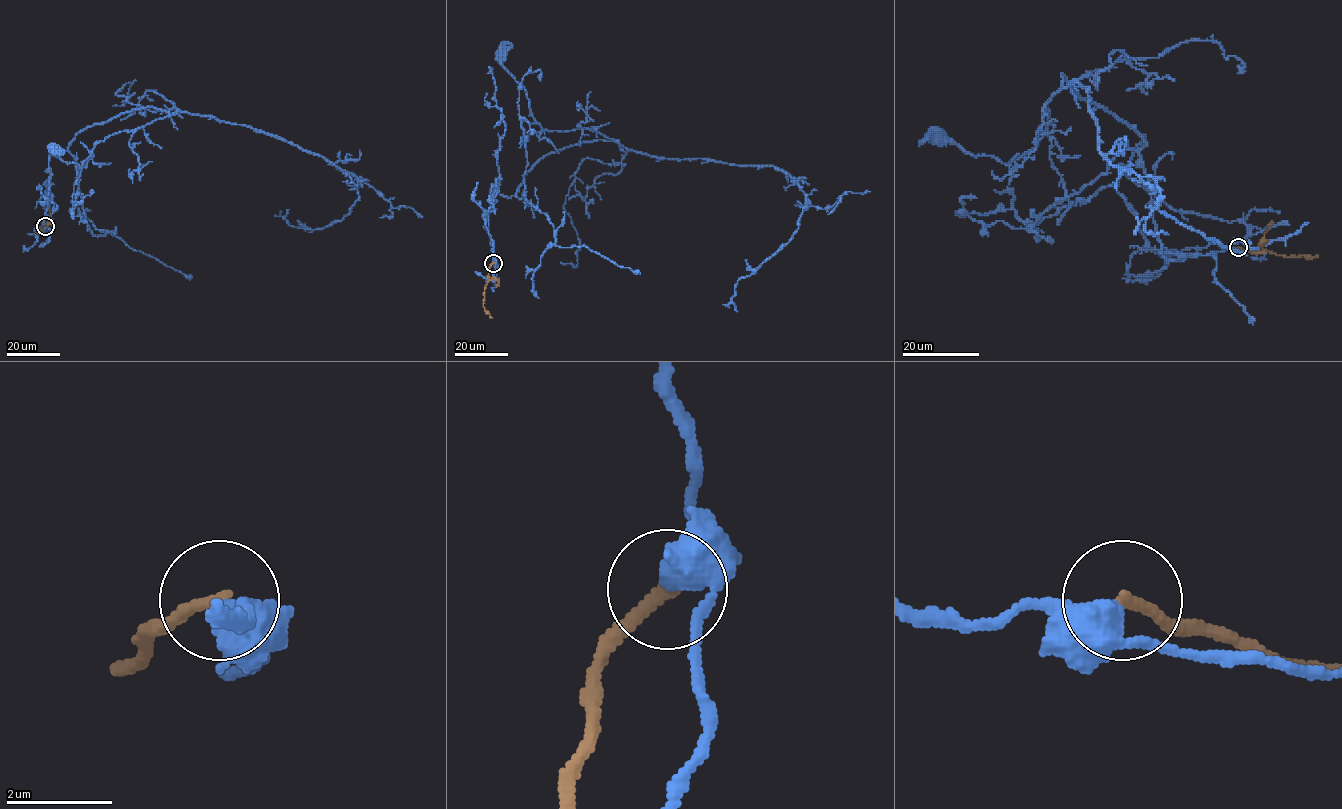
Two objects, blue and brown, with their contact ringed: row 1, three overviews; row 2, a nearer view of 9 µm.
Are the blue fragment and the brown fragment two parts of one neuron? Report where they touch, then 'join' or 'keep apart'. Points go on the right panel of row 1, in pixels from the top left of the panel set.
place (1238, 247); keep apart

